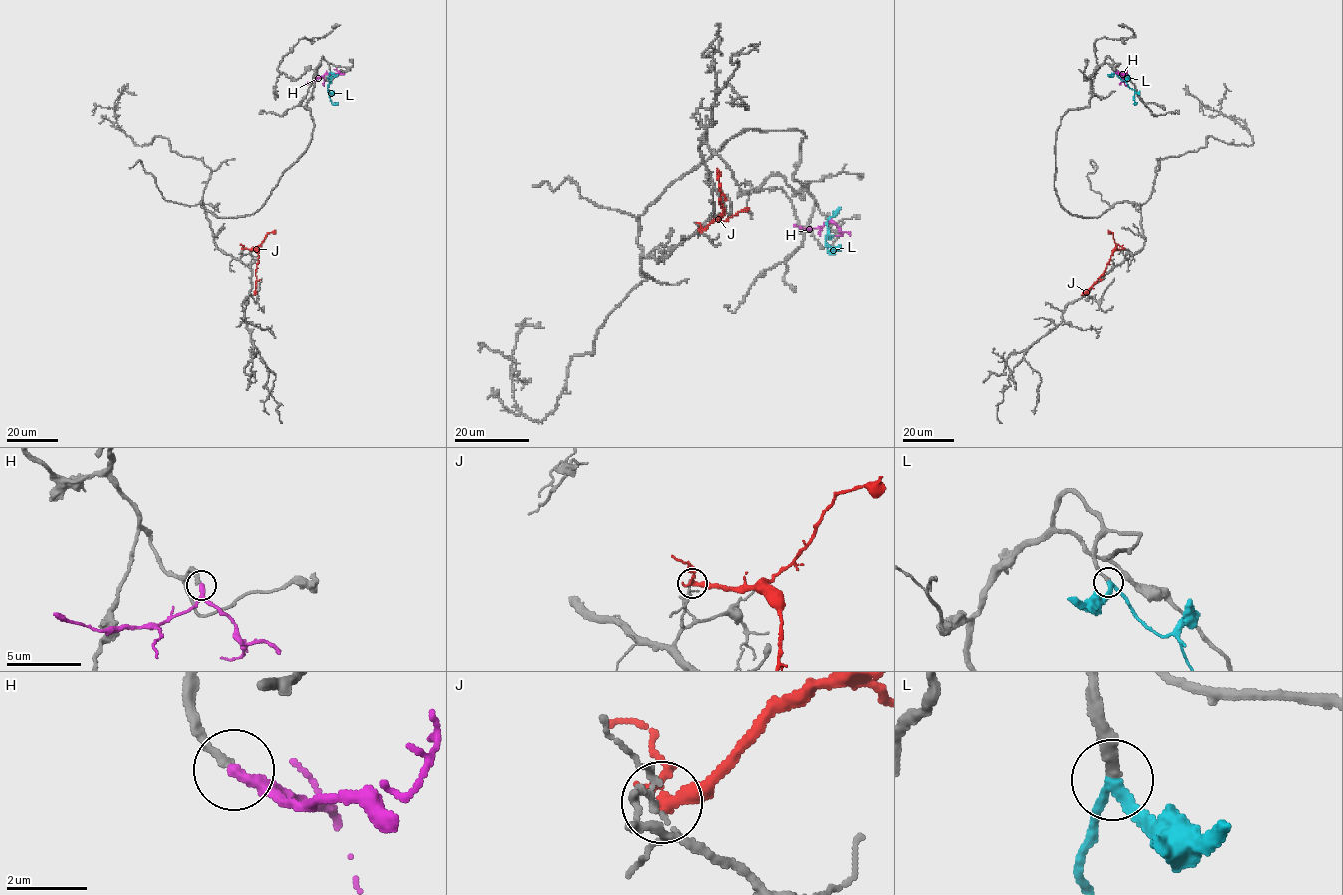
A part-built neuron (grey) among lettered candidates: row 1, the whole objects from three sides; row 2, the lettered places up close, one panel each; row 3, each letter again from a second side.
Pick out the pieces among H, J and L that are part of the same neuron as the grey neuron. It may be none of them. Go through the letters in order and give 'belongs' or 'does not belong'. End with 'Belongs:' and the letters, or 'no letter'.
H: does not belong
J: does not belong
L: belongs
Belongs: L

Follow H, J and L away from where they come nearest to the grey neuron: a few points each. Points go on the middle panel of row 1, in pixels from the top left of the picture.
H: (831, 217), (819, 227), (802, 228), (793, 225)
J: (700, 230), (723, 212), (717, 168)
L: (830, 217), (826, 246), (841, 249)

